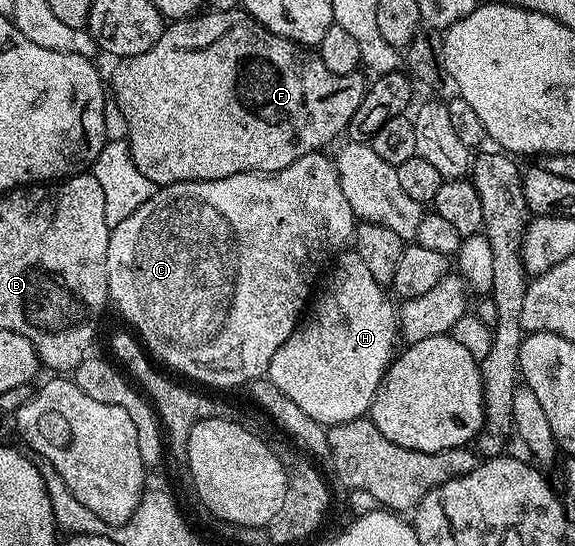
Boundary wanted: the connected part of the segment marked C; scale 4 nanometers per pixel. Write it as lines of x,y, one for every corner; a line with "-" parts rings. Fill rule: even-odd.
322,151
310,152
308,156
297,158
289,166
285,166
285,170
270,174
242,172
220,180
190,180
162,185
129,218
112,228
107,251
107,290
110,303
119,307
120,314
145,341
146,351
160,365
168,364
172,373
180,372
181,375
188,376
191,380
200,380
211,388
239,388
242,384
247,386
266,373
273,354
281,350
281,346
299,327
304,315
303,307
306,306
307,299
308,304
312,299
311,287
314,286
319,271
328,267
327,256
334,257
342,253
352,243
357,227
357,218
345,198
345,190
341,190
332,157
323,155
327,154

